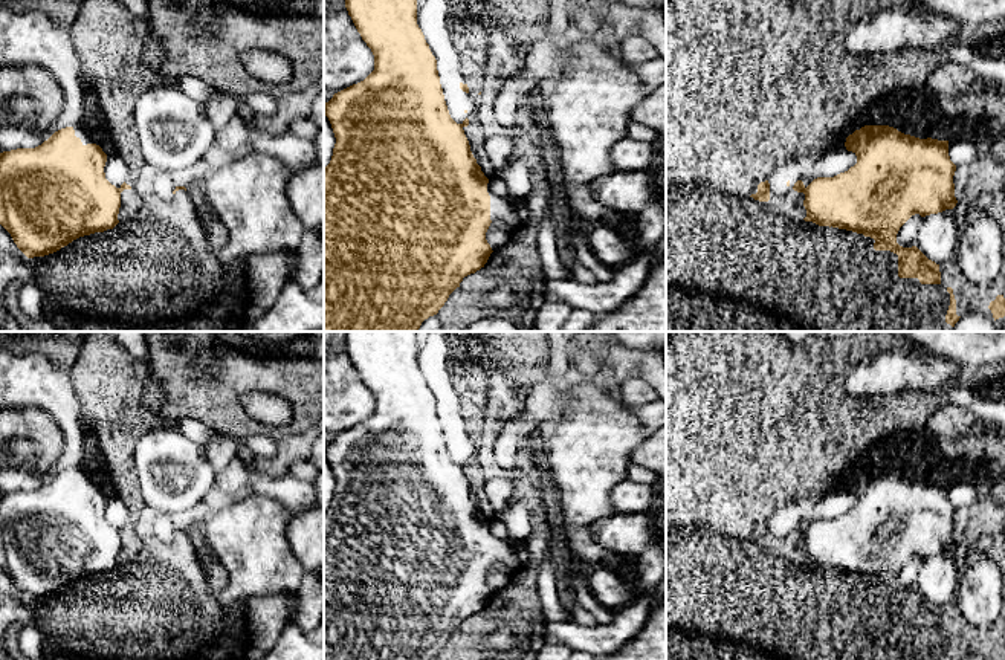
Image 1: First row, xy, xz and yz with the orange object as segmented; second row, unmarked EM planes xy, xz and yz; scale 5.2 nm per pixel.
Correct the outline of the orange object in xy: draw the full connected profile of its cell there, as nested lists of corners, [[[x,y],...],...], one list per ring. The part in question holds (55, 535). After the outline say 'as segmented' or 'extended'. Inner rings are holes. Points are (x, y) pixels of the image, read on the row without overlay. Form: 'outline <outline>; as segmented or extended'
outline [[[73,469],[55,474],[35,490],[0,495],[0,567],[27,600],[53,596],[79,579],[113,571],[119,565],[121,535],[131,529],[125,524],[119,530],[111,527],[105,521],[105,504],[102,490],[96,486],[84,487]]]; as segmented

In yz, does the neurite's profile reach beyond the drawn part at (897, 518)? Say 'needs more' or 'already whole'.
already whole

